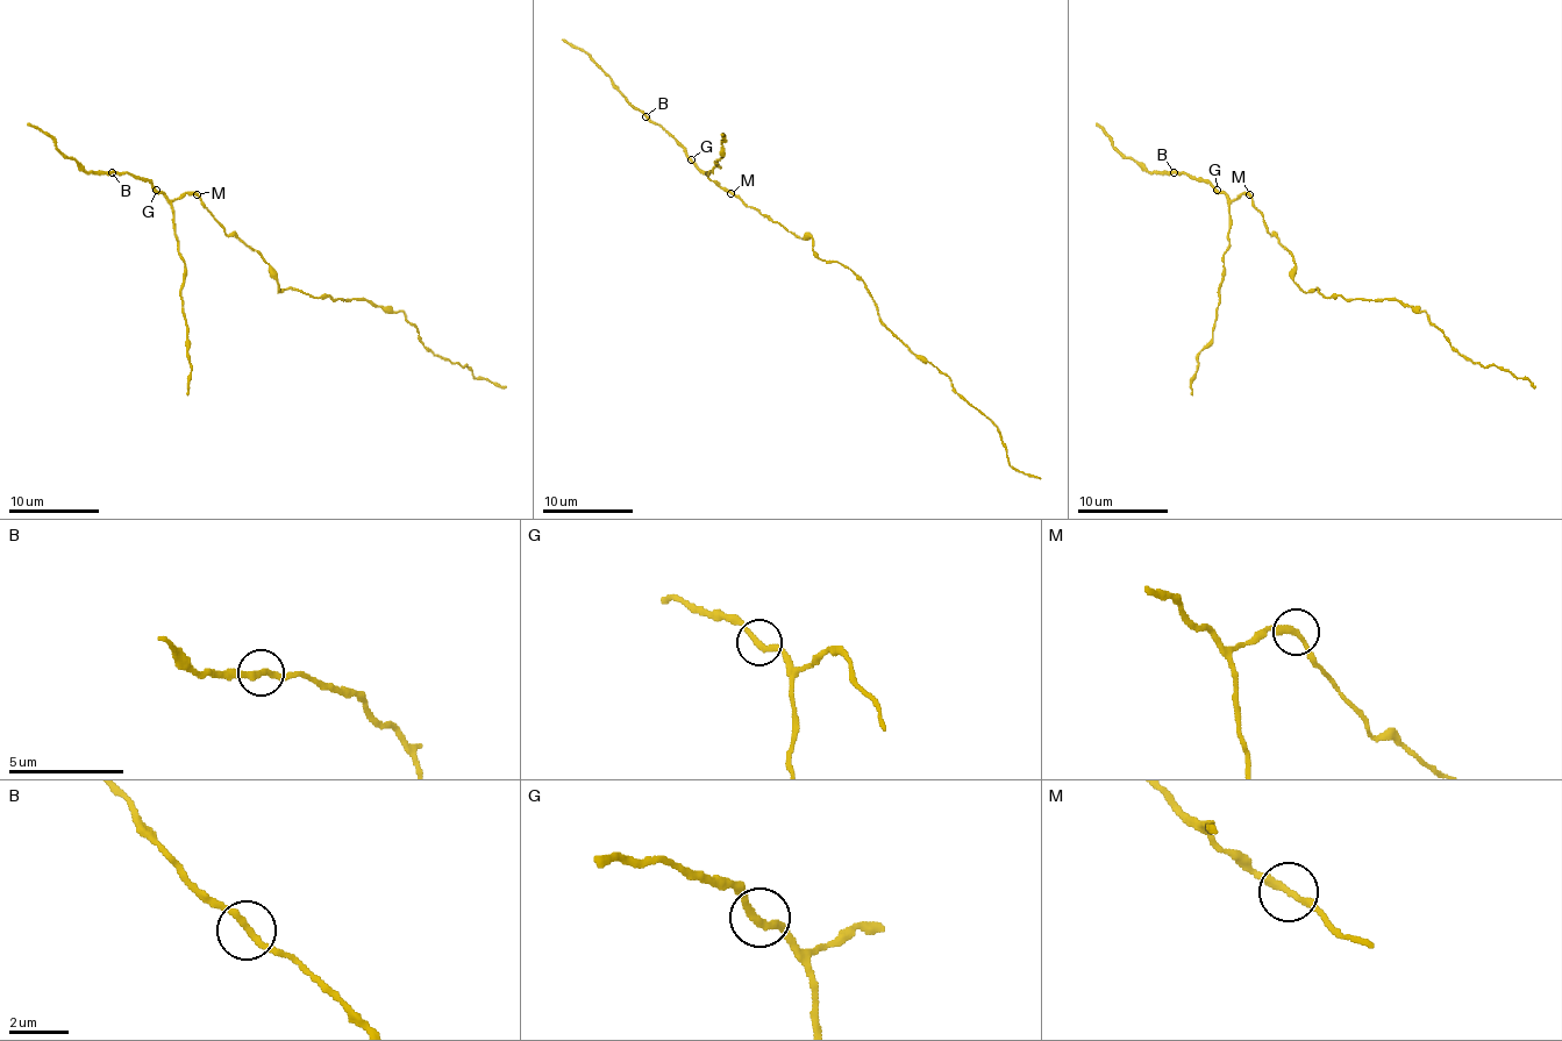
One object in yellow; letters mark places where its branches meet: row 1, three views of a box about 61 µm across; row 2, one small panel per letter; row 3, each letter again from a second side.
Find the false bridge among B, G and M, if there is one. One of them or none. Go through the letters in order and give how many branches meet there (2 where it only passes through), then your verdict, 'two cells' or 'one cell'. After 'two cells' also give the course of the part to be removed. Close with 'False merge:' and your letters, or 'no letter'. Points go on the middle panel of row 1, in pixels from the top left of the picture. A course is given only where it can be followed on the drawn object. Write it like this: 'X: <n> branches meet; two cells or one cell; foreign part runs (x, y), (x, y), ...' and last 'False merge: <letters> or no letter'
B: 2 branches meet; one cell
G: 2 branches meet; one cell
M: 2 branches meet; one cell
False merge: no letter

